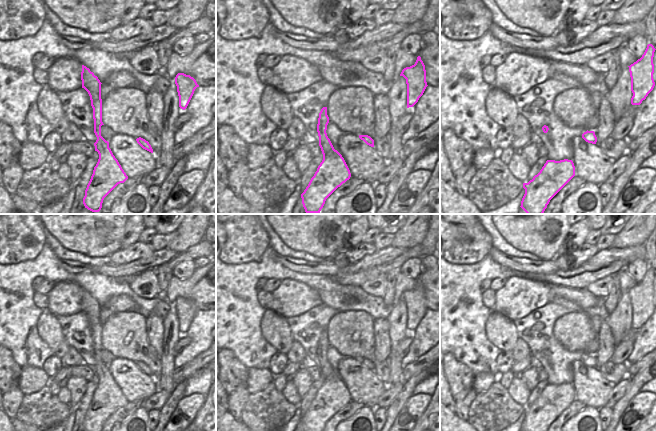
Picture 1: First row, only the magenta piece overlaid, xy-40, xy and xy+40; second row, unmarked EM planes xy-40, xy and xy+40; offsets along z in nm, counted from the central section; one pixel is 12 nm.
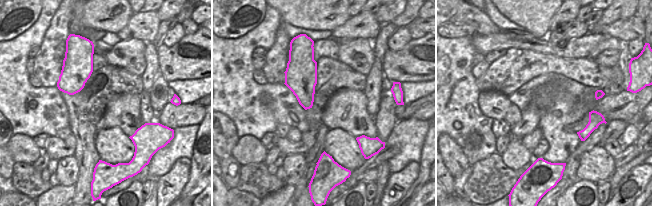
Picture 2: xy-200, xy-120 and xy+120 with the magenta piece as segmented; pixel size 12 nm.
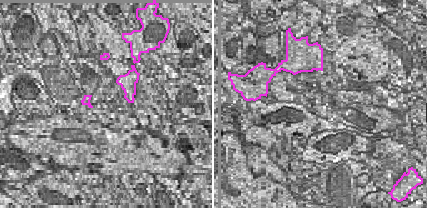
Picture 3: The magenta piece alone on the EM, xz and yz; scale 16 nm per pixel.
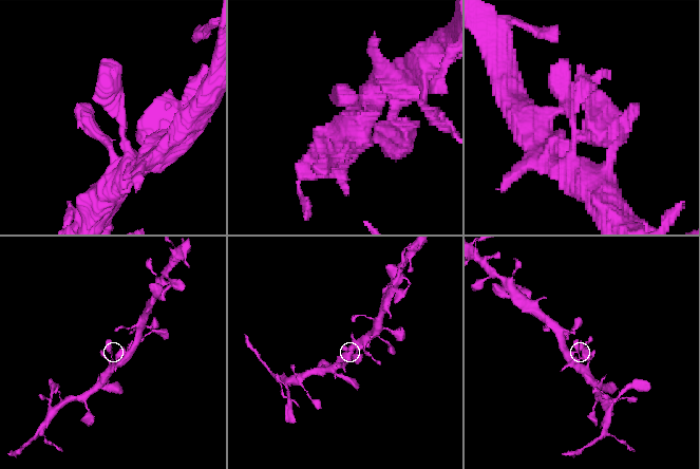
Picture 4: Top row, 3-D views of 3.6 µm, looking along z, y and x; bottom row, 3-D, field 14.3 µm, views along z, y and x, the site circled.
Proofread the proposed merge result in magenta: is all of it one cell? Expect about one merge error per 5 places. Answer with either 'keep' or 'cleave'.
keep

